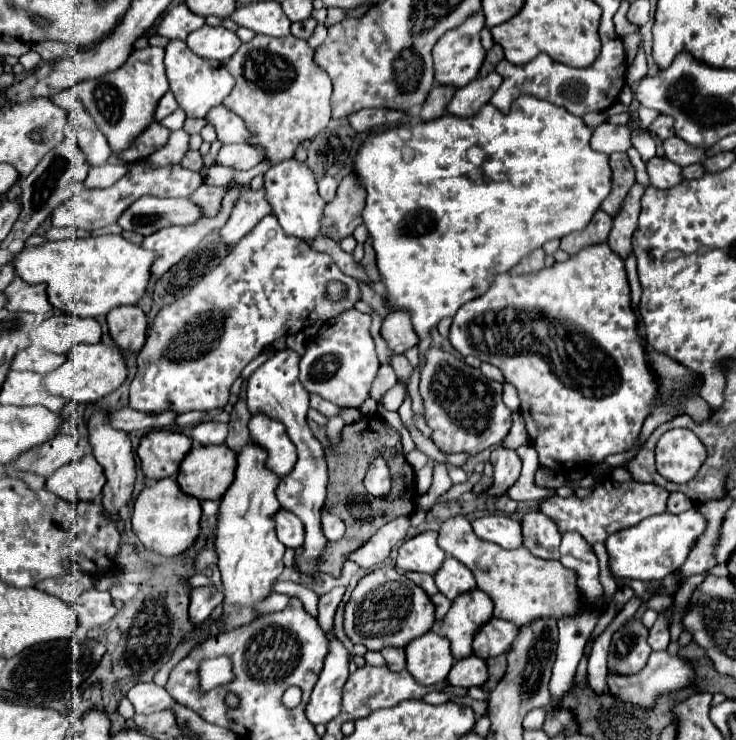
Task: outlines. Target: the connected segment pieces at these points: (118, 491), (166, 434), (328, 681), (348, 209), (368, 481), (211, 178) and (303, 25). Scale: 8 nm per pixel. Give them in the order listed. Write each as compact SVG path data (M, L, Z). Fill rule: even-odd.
M95 412L89 418L89 444L93 448L93 456L105 470L105 486L103 486L103 500L101 508L103 514L109 522L117 524L119 520L119 510L131 502L133 494L133 484L135 484L135 460L133 460L133 450L131 450L131 440L127 434L121 434L119 430L113 430L109 422L105 422L105 412Z
M171 428L153 430L141 438L141 444L137 448L137 454L141 458L141 470L151 480L161 480L161 478L173 476L173 474L177 474L181 460L189 454L191 448L193 448L193 440L189 436L177 432L177 430L171 430Z
M333 628L327 632L329 654L325 658L325 666L319 674L319 680L311 692L311 700L307 704L307 718L311 724L327 724L341 712L341 686L349 676L349 652L335 636Z
M355 174L343 178L337 188L335 200L329 202L323 210L323 218L321 218L323 234L335 242L351 236L353 230L363 222L361 212L365 208L365 198L367 198L365 188L359 186ZM327 228L333 230L327 232Z
M377 456L369 464L367 474L363 478L363 484L365 484L367 492L377 496L377 498L385 498L389 494L389 490L391 490L391 472L389 472L387 460L383 456Z
M211 164L211 166L201 168L201 170L199 170L199 174L201 174L201 178L203 178L203 182L205 182L205 184L225 186L227 182L233 182L233 180L237 180L237 182L247 182L247 184L249 184L249 182L253 180L253 176L263 174L263 170L265 170L265 168L269 168L269 166L261 164L261 166L255 166L255 168L247 170L247 172L239 172L239 170L231 170L231 168L227 168L227 166Z
M307 18L305 22L297 22L297 24L291 24L291 34L297 36L297 38L303 38L307 40L311 34L313 34L313 28L317 26L317 22L313 18Z

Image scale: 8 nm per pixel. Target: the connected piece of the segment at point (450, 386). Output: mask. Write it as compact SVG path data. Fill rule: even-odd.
M441 348L427 350L427 364L421 372L419 394L423 398L425 422L431 428L431 440L443 454L467 454L469 458L497 446L511 428L511 412L503 404L503 388Z

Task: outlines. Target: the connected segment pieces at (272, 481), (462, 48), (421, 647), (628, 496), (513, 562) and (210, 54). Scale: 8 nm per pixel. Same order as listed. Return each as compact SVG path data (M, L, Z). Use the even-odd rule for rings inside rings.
M247 442L237 454L237 474L235 482L221 498L215 546L221 570L221 582L225 588L223 604L229 606L229 630L243 626L257 618L253 604L259 598L267 598L273 582L283 572L283 554L285 546L277 540L275 534L275 512L281 508L277 500L277 486L281 476L271 472L265 466L267 452L255 442Z
M481 12L469 16L463 24L459 24L457 28L445 32L439 42L433 48L433 62L435 62L435 80L441 84L453 84L457 88L469 84L485 58L485 48L481 46L481 30L485 28L485 16Z
M429 632L409 642L405 652L407 670L413 674L413 678L417 678L417 682L425 686L445 680L453 666L449 640L437 636L435 632Z
M605 480L601 482L591 496L587 498L561 498L561 496L551 496L541 502L541 512L549 514L557 526L559 532L579 532L589 544L595 542L605 542L609 534L615 534L617 530L623 530L627 526L639 524L643 518L653 516L655 512L665 512L669 492L657 484L641 484L641 482L615 482L615 480Z
M453 516L441 524L439 546L445 554L459 558L469 570L473 570L477 588L495 604L495 618L505 618L517 626L525 626L525 622L537 618L553 616L559 620L563 616L573 616L579 608L577 574L573 574L573 570L565 568L559 560L537 558L525 546L505 550L493 542L485 542L473 534L469 520L463 516Z
M201 26L187 38L187 46L201 58L209 60L229 60L233 52L241 46L241 40L235 32L221 26Z

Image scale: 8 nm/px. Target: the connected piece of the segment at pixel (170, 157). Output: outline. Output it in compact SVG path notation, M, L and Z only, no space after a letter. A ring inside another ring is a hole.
M175 130L175 132L171 132L169 142L165 144L165 148L157 150L155 154L151 154L149 160L153 160L155 166L175 164L175 162L183 160L187 150L189 150L189 134L185 130Z

